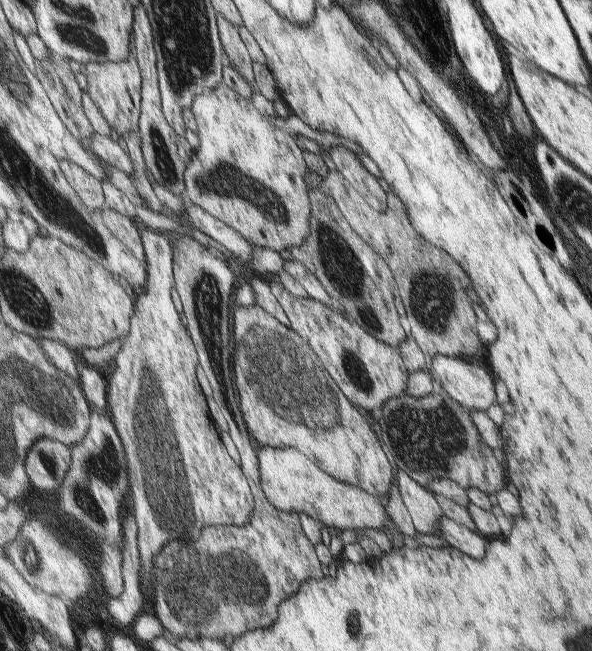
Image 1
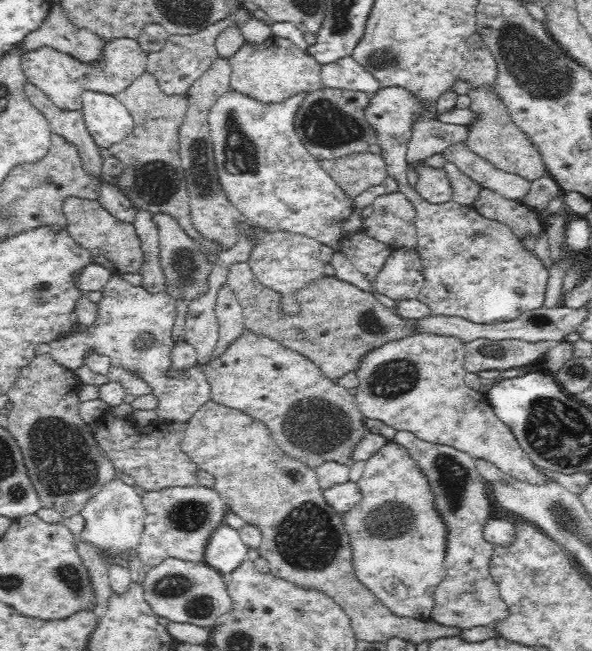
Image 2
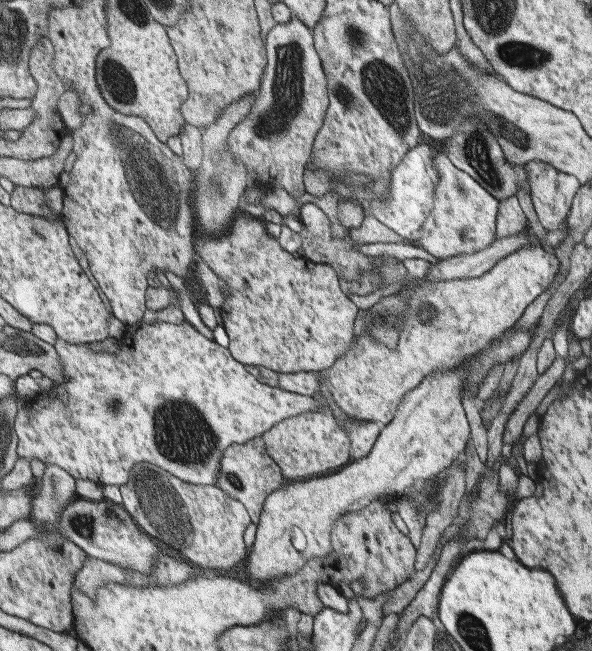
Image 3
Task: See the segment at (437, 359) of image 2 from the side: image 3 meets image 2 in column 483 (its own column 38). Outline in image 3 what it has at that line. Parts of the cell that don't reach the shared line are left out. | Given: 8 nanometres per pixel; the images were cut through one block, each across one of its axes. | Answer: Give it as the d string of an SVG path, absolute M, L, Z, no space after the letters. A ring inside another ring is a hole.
M140 321L128 327L126 337L121 339L122 351L113 353L110 351L98 351L91 344L76 344L66 339L59 339L56 344L60 362L66 368L68 380L66 383L55 384L51 391L43 391L34 400L19 405L19 414L16 418L14 429L19 435L19 458L28 458L30 461L42 460L46 464L56 464L68 470L77 480L90 479L104 485L126 485L135 475L147 466L153 466L172 472L177 478L197 485L218 485L223 471L223 459L225 451L234 444L244 444L250 440L257 439L275 427L284 419L302 414L302 412L316 411L318 400L313 396L304 396L302 393L288 392L286 389L267 385L259 381L250 373L245 364L238 361L230 352L230 347L222 346L215 339L206 338L200 330L197 330L186 321L176 324L173 322L158 321L146 323Z

